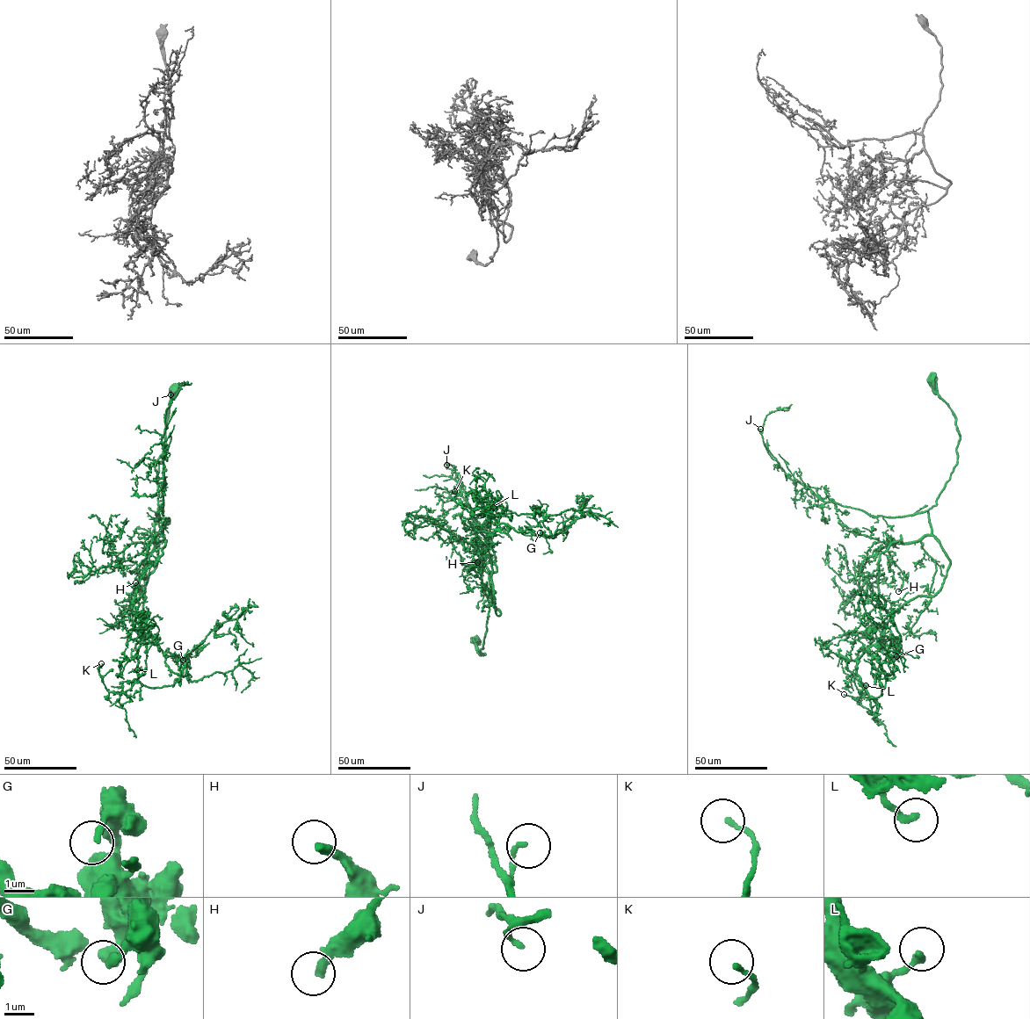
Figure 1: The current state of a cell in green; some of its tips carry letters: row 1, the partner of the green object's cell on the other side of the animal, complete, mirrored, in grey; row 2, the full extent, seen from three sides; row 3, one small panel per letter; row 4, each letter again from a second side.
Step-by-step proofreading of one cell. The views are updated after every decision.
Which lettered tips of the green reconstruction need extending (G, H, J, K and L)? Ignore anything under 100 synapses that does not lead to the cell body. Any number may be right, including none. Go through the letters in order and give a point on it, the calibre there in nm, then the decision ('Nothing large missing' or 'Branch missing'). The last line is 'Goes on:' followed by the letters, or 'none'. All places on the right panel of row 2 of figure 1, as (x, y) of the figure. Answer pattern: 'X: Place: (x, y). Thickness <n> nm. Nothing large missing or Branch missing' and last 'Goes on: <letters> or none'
G: Place: (896, 656). Thickness 200 nm. Nothing large missing
H: Place: (898, 591). Thickness 280 nm. Nothing large missing
J: Place: (760, 429). Thickness 140 nm. Nothing large missing
K: Place: (844, 694). Thickness 140 nm. Nothing large missing
L: Place: (866, 685). Thickness 240 nm. Nothing large missing
Goes on: none

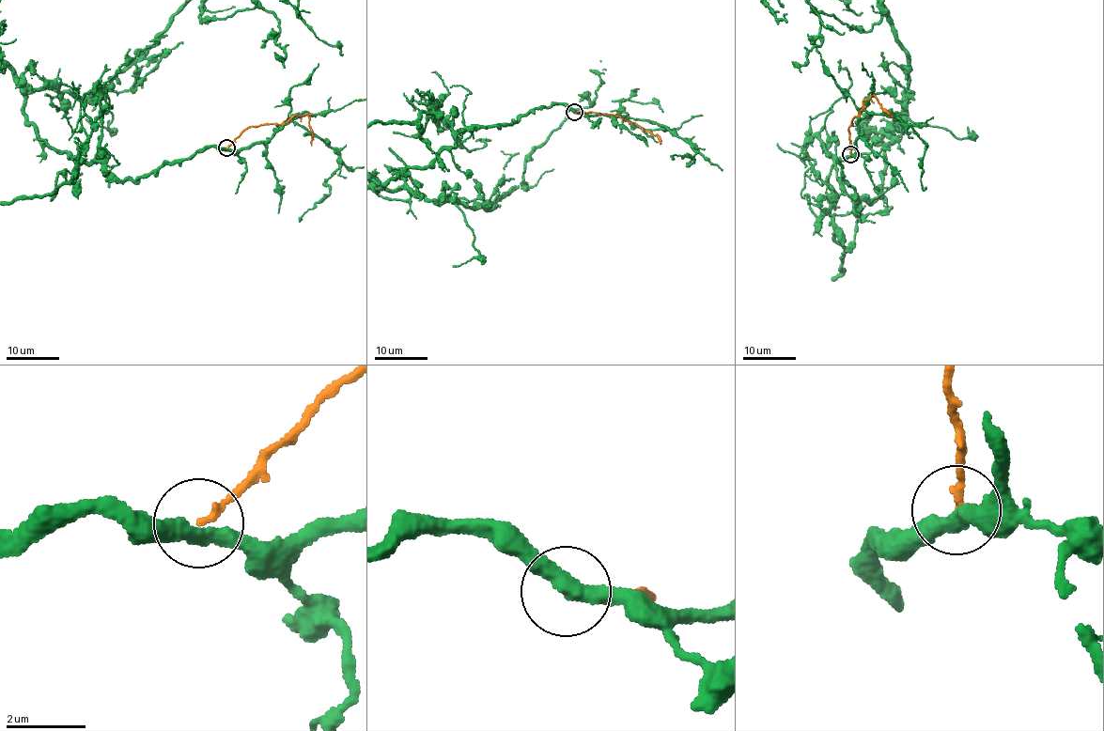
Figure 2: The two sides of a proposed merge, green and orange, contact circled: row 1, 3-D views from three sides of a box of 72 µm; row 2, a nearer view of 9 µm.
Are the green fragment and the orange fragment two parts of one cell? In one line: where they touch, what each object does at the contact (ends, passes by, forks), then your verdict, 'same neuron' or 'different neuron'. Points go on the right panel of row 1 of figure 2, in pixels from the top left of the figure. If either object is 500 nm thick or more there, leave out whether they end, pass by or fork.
(850, 154) | green passes by | orange ends | different neuron

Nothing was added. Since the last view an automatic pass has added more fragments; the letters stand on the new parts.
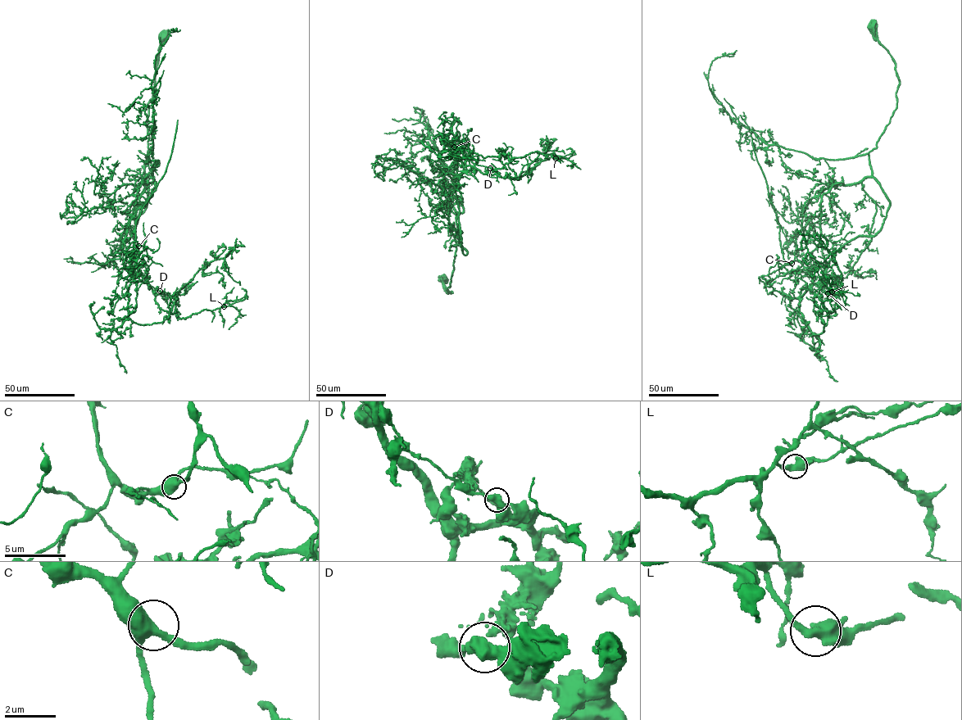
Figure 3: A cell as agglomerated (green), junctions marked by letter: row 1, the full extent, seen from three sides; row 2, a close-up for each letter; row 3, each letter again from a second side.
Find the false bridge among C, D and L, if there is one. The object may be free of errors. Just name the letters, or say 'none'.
D

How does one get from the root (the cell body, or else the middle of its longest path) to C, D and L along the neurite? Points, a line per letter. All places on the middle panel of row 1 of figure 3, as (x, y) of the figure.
C: (442, 278), (450, 292), (454, 246), (461, 245), (467, 253), (460, 246), (454, 147)
D: (442, 278), (450, 292), (454, 246), (467, 253), (456, 192), (461, 173), (469, 165), (490, 168)
L: (442, 278), (450, 292), (454, 246), (467, 253), (456, 192), (464, 168), (487, 175), (530, 152), (555, 158)

